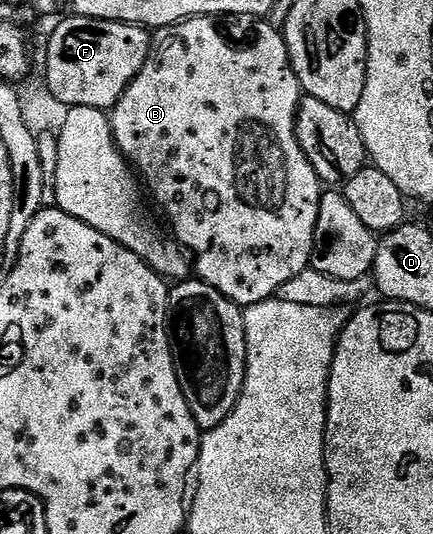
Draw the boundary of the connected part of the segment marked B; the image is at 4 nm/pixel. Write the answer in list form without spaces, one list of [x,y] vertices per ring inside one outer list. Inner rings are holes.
[[[193,17],[187,21],[179,21],[172,27],[164,27],[153,34],[150,57],[112,110],[110,125],[114,129],[118,150],[126,156],[127,161],[141,174],[144,181],[146,176],[145,184],[148,186],[149,196],[151,193],[158,200],[159,207],[166,212],[173,236],[178,238],[178,242],[194,259],[197,276],[216,287],[216,291],[223,293],[229,301],[236,302],[239,307],[271,300],[284,283],[311,268],[310,256],[316,235],[316,215],[320,215],[324,182],[316,175],[312,163],[308,163],[296,139],[296,115],[298,103],[303,96],[298,76],[290,65],[285,36],[270,24],[269,20],[257,17]]]

